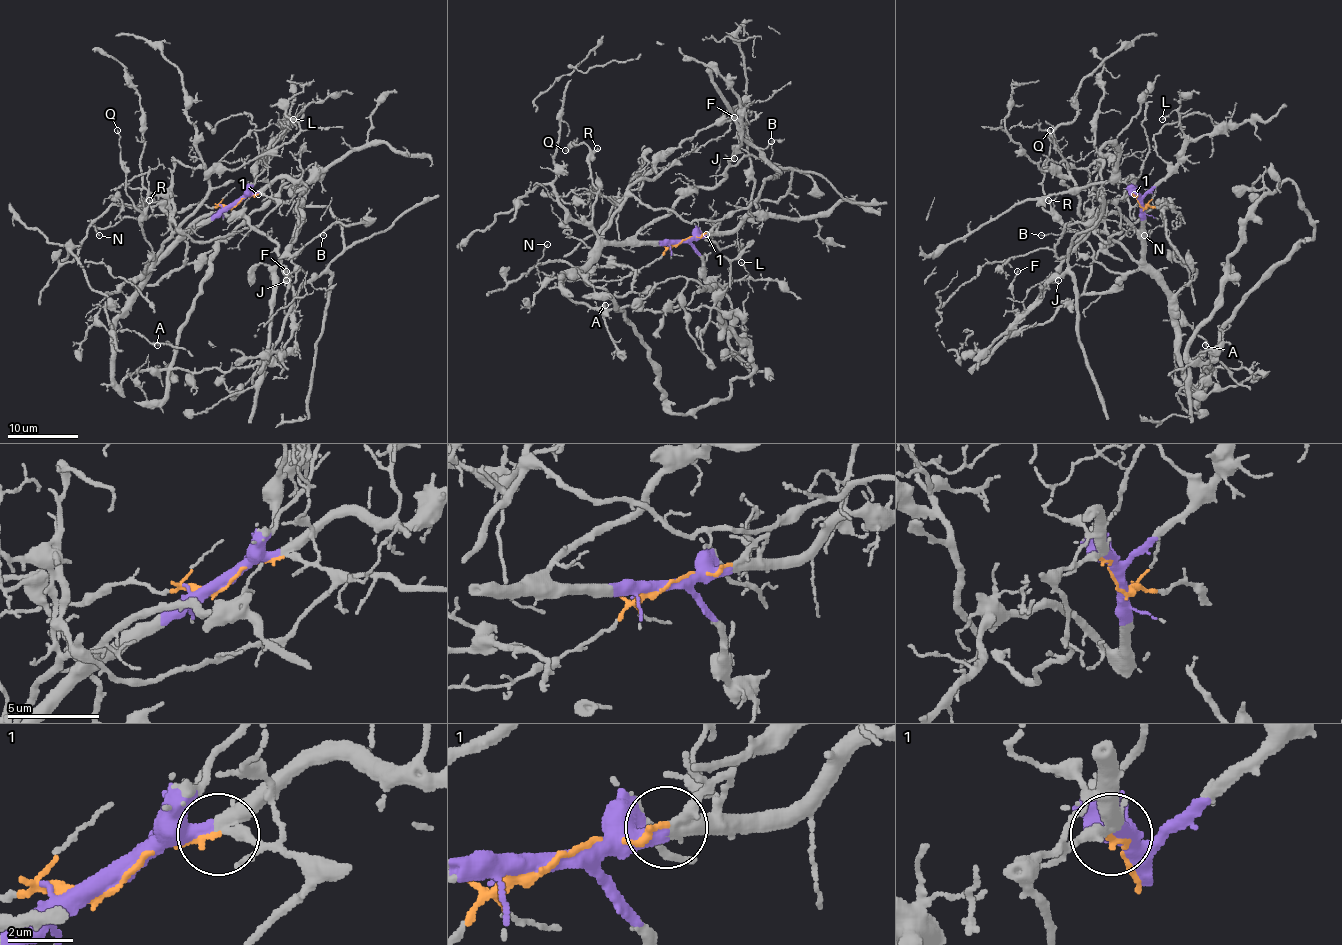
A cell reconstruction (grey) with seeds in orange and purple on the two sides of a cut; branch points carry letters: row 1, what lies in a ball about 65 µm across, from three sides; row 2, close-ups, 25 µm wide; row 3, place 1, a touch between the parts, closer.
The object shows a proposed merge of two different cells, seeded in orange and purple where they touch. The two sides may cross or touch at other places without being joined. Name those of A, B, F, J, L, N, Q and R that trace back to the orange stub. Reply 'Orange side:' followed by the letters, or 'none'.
Orange side: F

